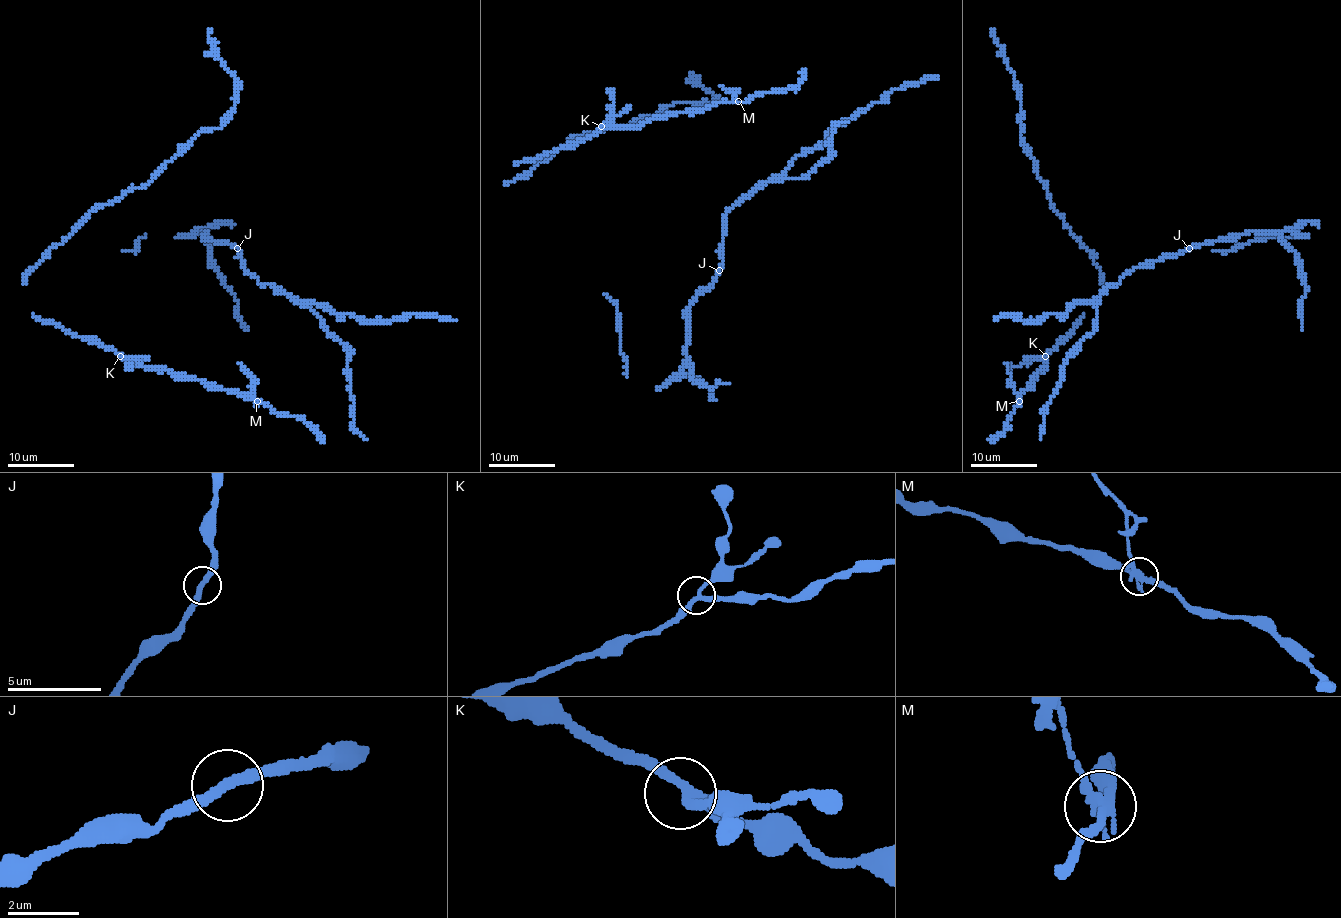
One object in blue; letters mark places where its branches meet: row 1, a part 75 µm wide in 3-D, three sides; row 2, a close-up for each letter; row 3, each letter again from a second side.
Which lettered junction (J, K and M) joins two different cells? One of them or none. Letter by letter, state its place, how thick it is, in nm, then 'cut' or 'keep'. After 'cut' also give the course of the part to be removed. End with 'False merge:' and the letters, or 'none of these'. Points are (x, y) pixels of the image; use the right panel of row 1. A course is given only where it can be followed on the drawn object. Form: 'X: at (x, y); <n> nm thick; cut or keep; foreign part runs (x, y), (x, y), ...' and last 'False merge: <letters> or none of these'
J: at (1189, 248); 280 nm thick; keep
K: at (1045, 356); 240 nm thick; keep
M: at (1019, 401); 240 nm thick; cut; foreign part runs (1020, 400), (1005, 362)
False merge: M

